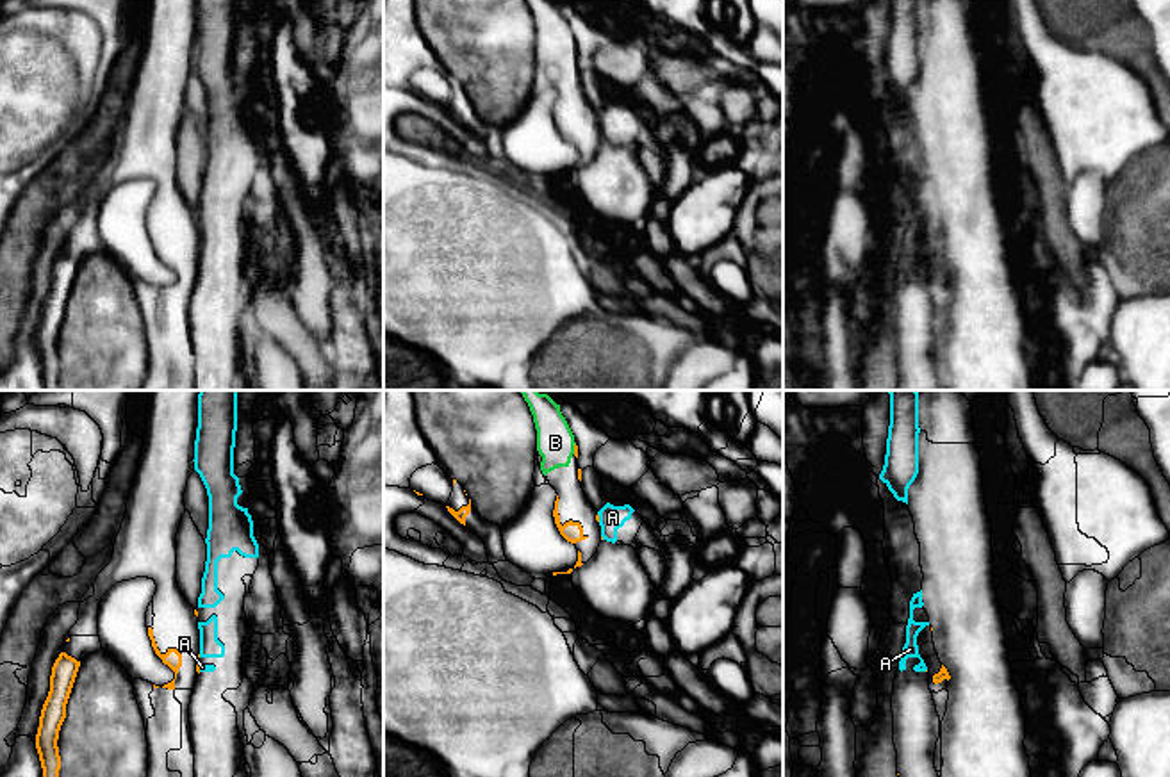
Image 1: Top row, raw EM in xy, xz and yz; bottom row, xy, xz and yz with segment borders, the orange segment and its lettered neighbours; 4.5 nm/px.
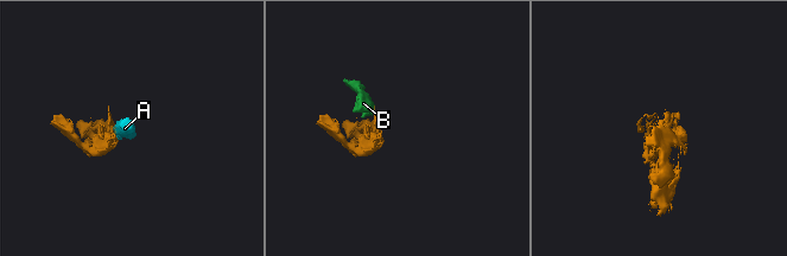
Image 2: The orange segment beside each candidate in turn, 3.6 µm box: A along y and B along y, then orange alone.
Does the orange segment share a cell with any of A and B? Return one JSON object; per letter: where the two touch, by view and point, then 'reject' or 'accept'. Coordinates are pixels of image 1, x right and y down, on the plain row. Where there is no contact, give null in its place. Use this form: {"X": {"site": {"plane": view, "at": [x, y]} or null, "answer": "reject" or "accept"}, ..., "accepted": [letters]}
{"A": {"site": {"plane": "xz", "at": [598, 118]}, "answer": "reject"}, "B": {"site": {"plane": "xz", "at": [575, 49]}, "answer": "accept"}, "accepted": ["B"]}

